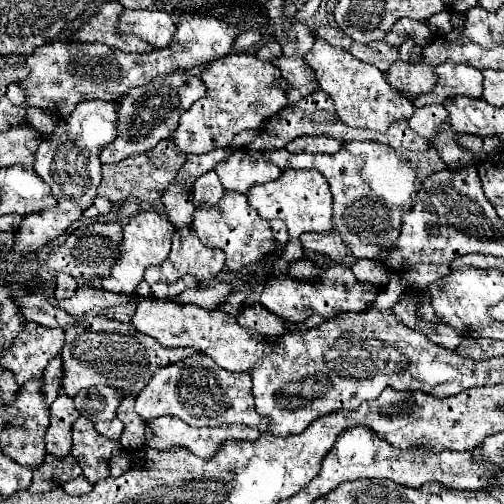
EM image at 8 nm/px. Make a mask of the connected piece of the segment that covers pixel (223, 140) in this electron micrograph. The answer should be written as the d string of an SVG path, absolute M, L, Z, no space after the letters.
M230 53L212 61L200 79L208 89L206 97L182 113L180 125L174 131L176 149L184 153L208 153L218 147L228 147L236 133L260 129L266 119L278 115L288 105L286 93L274 87L280 71L270 61L262 61L250 53Z

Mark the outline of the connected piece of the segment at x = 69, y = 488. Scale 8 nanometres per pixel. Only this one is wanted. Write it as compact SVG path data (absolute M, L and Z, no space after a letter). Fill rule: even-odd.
M76 477L76 479L70 479L66 485L64 485L64 491L68 495L84 495L92 489L92 483L86 479L86 477Z

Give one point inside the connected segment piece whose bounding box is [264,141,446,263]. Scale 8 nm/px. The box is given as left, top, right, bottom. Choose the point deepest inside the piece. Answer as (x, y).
(371, 184)

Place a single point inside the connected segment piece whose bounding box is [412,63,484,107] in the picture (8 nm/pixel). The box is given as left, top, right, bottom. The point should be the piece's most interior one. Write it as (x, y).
(451, 79)

